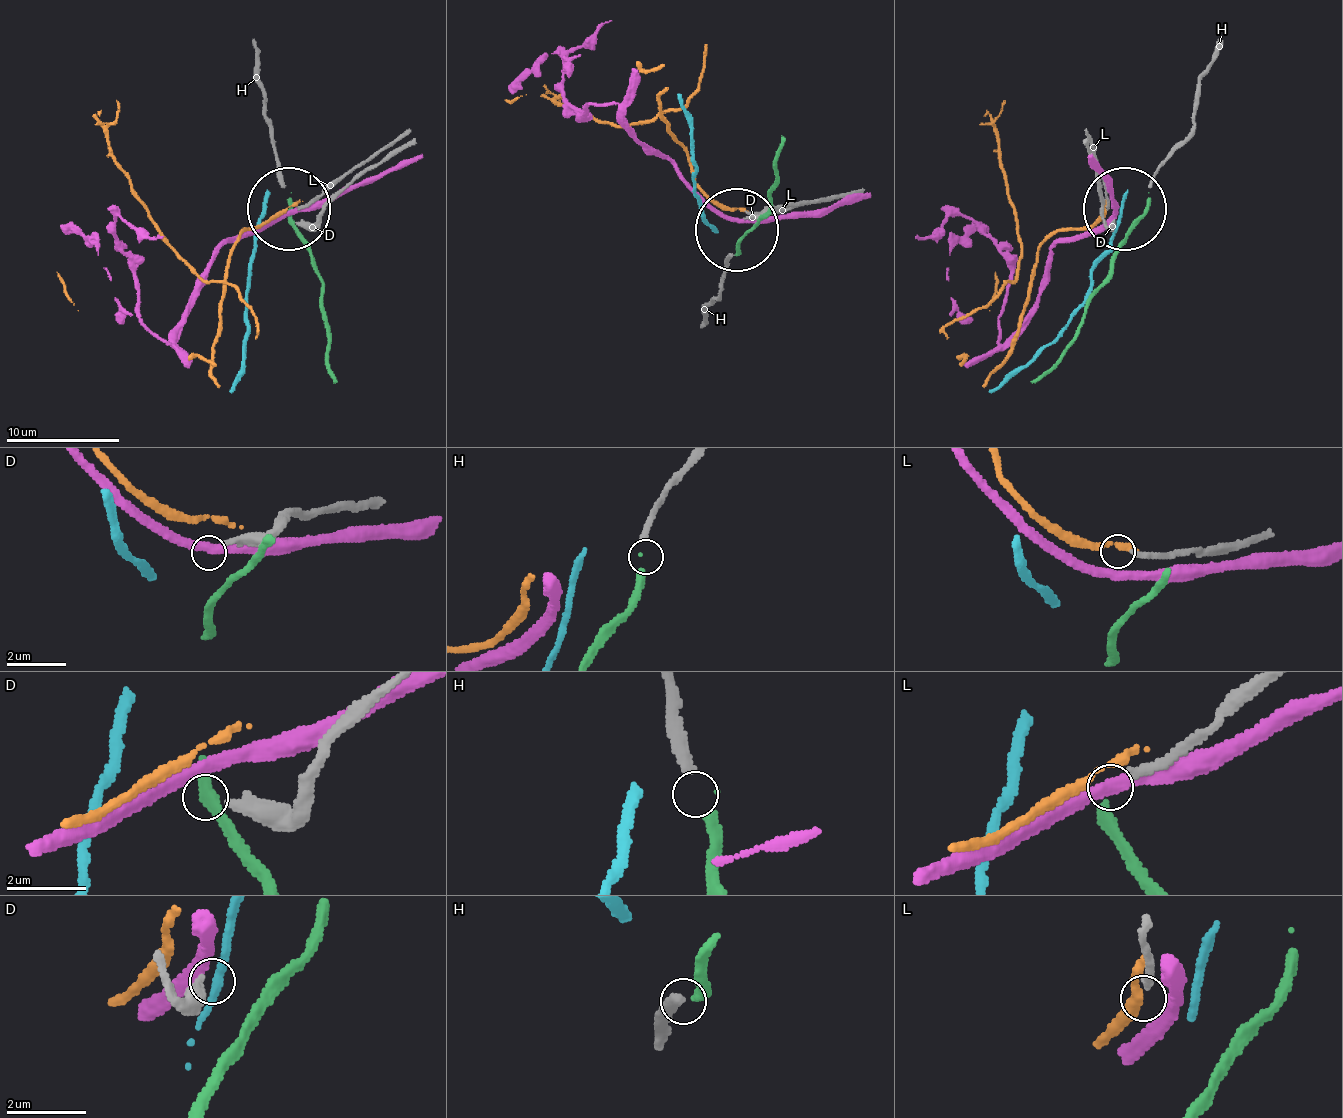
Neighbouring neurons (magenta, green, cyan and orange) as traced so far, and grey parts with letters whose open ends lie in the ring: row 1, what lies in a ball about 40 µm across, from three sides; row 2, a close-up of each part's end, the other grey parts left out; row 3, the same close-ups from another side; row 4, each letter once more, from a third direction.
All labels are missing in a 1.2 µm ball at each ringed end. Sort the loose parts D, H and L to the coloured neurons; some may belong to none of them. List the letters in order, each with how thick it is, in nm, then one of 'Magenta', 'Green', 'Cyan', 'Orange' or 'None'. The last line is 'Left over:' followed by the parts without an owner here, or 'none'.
D: Thickness 280 nm. None
H: Thickness 240 nm. Green
L: Thickness 200 nm. None
Left over: D, L

